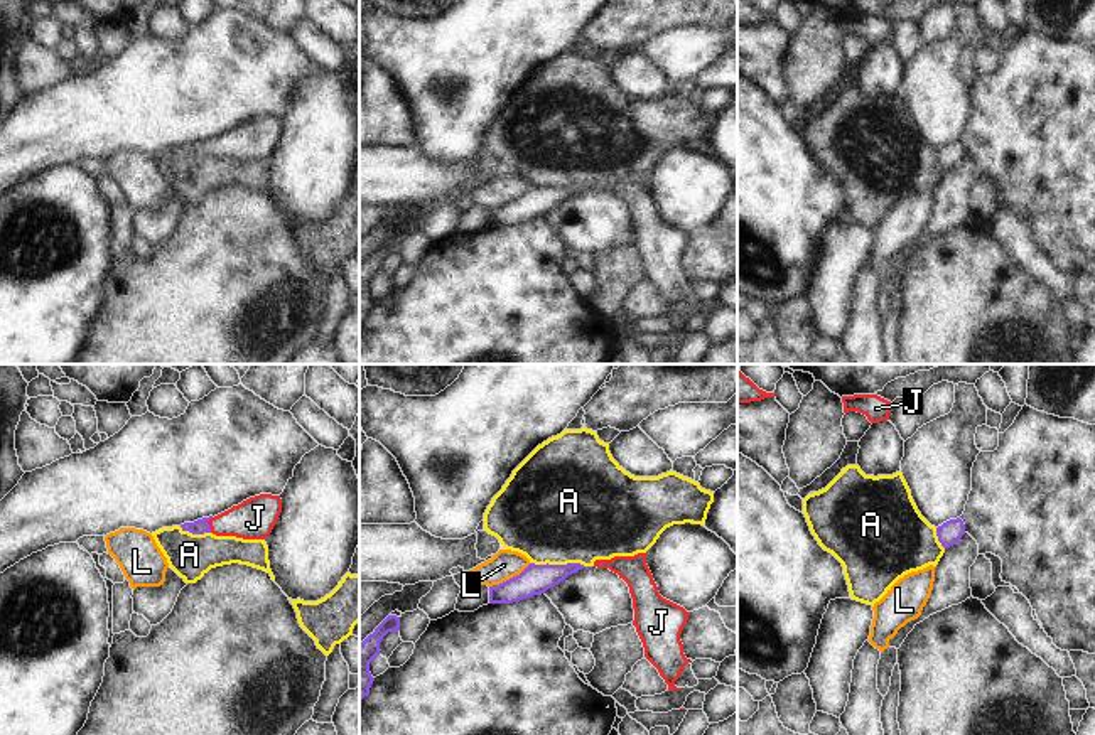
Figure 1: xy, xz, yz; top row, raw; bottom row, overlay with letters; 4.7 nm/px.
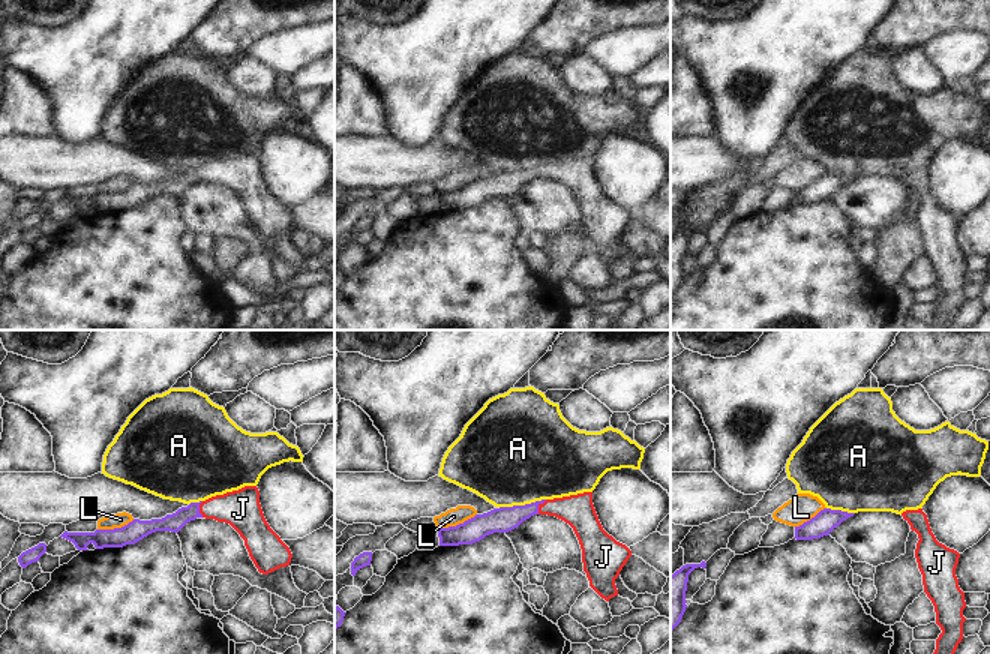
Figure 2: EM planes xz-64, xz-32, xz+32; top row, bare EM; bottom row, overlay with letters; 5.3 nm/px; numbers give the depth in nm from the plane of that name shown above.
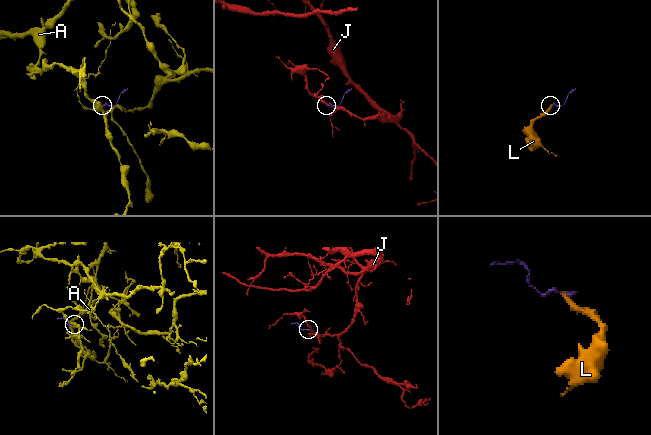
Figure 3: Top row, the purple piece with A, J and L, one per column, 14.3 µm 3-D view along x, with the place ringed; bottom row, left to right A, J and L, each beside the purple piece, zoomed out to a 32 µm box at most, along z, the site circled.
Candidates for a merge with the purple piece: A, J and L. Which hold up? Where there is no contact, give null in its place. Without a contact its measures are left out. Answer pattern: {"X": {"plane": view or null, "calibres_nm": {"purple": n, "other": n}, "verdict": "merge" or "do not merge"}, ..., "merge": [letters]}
{"A": {"plane": "xz", "calibres_nm": {"purple": 140, "other": 480}, "verdict": "do not merge"}, "J": {"plane": "xy", "calibres_nm": {"purple": 70, "other": 190}, "verdict": "merge"}, "L": {"plane": "xz", "calibres_nm": {"purple": 140, "other": 140}, "verdict": "do not merge"}, "merge": ["J"]}

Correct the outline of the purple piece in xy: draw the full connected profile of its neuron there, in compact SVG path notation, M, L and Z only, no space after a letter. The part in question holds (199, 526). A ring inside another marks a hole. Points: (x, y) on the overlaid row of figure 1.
M260 494L218 514L181 524L192 534L213 533L216 536L236 536L243 539L265 539L282 512L280 496Z

